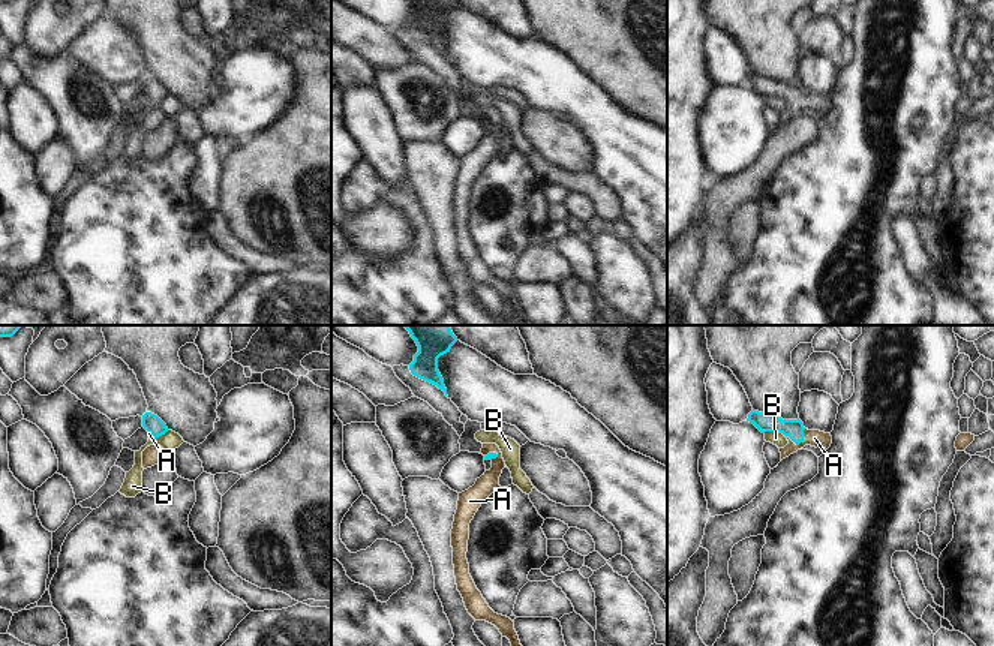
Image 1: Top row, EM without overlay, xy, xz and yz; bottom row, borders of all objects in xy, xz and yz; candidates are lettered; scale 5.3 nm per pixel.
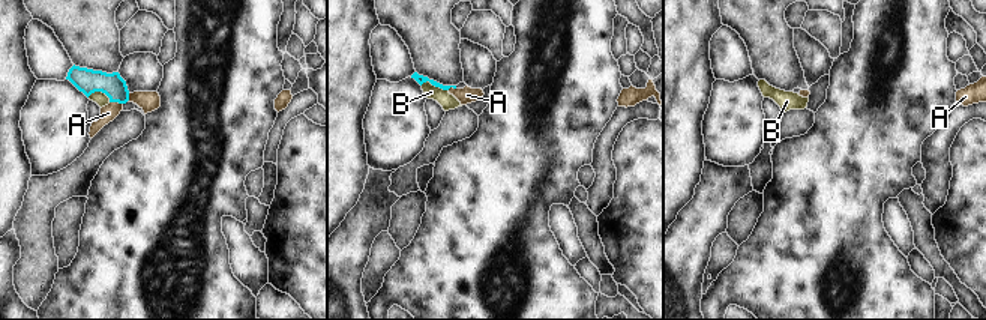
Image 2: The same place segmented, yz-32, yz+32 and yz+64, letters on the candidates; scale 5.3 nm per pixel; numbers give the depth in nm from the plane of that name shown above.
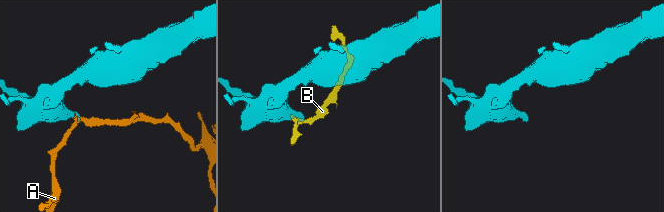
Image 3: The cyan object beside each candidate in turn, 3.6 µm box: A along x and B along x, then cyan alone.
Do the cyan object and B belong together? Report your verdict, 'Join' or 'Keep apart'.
Keep apart

